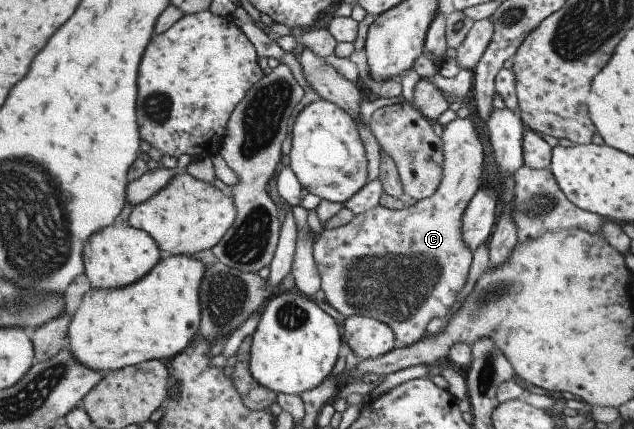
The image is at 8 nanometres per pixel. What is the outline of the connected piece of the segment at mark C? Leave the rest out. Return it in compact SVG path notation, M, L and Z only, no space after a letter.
M455 118L442 128L440 136L442 140L442 176L440 176L440 184L438 188L434 190L434 194L428 198L422 198L416 200L413 205L408 207L402 207L398 210L390 210L380 205L370 208L362 213L352 216L350 222L346 222L344 226L338 226L338 228L326 228L324 232L318 235L318 240L313 242L312 245L312 258L314 258L314 264L316 264L316 270L320 274L320 290L324 293L326 302L334 308L338 313L345 317L351 317L354 315L367 316L386 324L392 334L394 334L394 342L396 346L403 347L418 342L420 338L426 334L426 325L431 318L444 318L454 302L456 302L456 296L464 284L466 284L466 277L468 276L468 269L471 263L471 252L468 250L468 244L462 239L462 213L466 208L470 198L474 196L474 192L478 189L480 174L482 174L482 162L484 162L484 148L482 148L482 142L480 142L480 134L476 130L476 124L468 118L460 119Z

